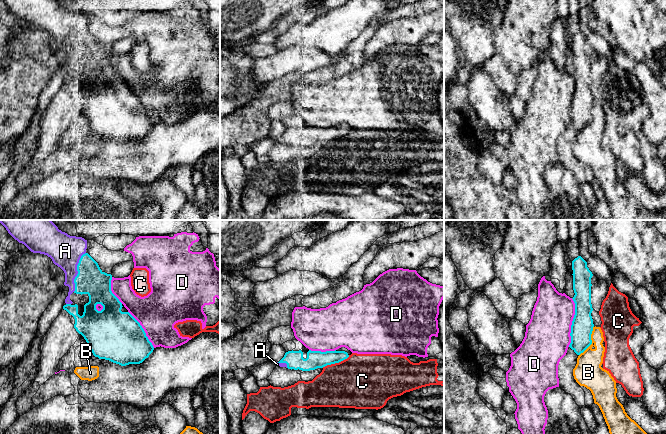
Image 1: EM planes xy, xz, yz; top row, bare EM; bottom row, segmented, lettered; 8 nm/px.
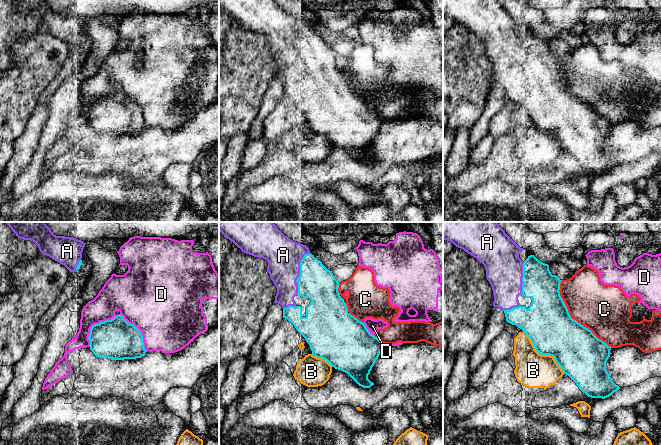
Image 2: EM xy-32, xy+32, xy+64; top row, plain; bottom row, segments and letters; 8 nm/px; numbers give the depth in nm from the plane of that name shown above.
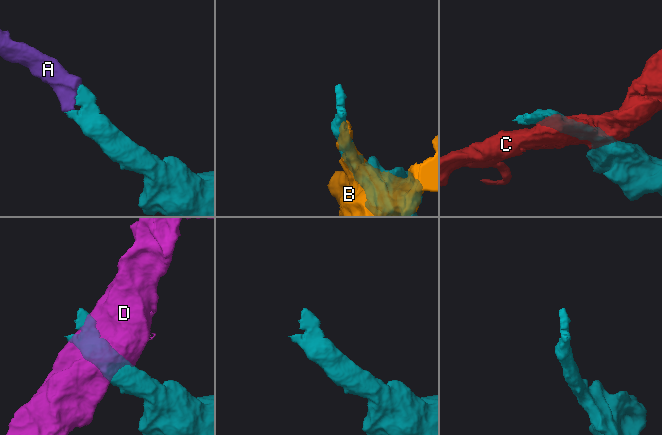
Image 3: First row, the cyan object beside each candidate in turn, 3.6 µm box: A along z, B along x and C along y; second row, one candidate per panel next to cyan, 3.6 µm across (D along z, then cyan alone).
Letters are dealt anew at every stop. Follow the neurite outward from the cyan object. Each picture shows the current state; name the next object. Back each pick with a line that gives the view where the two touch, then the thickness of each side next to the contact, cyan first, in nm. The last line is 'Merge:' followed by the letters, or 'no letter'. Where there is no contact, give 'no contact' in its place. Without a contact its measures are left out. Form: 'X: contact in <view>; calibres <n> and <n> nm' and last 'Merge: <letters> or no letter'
A: contact in xy; calibres 220 and 260 nm
Merge: A

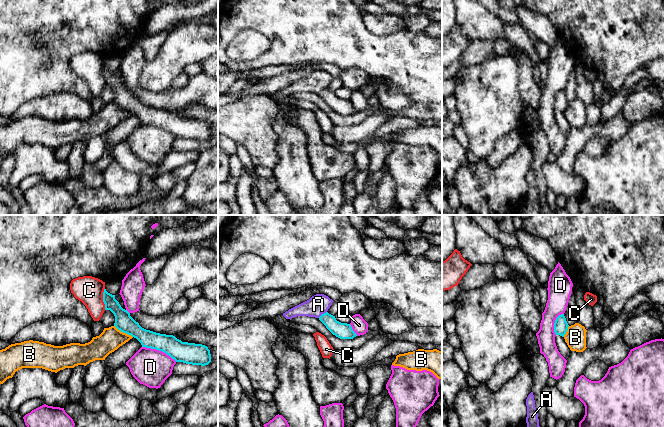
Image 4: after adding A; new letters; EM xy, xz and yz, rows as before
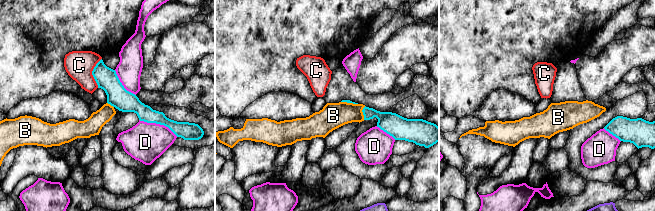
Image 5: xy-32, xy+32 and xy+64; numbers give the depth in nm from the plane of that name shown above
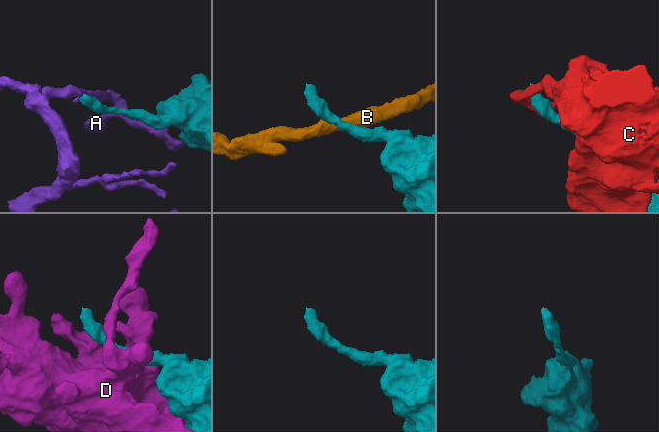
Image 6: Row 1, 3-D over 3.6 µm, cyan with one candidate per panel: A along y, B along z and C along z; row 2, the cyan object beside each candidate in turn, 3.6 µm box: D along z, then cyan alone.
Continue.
Merge: no letter

